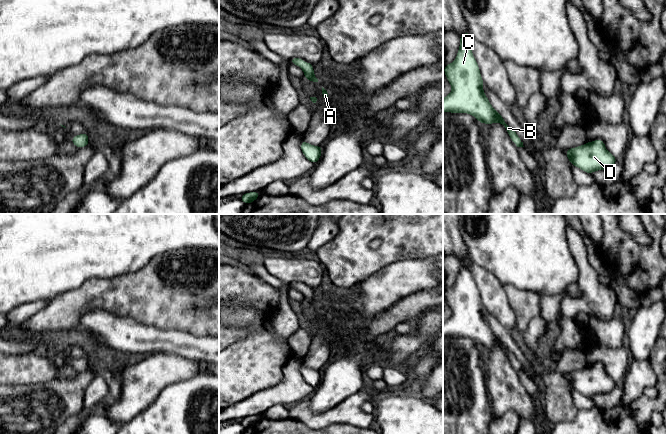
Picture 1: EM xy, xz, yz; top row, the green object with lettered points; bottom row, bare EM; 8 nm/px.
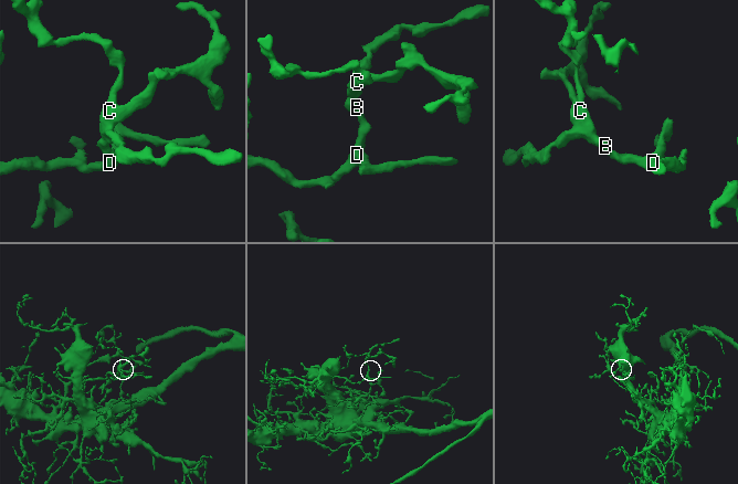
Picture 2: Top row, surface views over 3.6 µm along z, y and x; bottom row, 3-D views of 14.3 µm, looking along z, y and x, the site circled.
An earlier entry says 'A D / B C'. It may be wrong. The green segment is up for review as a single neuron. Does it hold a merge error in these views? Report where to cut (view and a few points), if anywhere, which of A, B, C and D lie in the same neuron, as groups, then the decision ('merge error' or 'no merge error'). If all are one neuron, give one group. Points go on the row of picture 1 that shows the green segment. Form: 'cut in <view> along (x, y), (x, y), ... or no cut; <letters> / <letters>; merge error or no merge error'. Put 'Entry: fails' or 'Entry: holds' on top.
Entry: fails
no cut; A B C D; no merge error

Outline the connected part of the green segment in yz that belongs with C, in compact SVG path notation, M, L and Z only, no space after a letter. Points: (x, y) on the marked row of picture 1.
M469 32L460 36L460 47L453 63L444 66L444 73L452 86L451 93L443 98L443 112L469 113L480 123L501 123L517 147L524 147L517 133L494 110L483 92L484 82L474 59Z

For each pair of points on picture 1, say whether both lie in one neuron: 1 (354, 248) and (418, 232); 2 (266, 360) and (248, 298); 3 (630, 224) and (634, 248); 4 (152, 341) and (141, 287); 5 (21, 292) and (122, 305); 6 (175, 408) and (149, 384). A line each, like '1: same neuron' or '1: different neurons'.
1: same neuron
2: different neurons
3: different neurons
4: different neurons
5: different neurons
6: different neurons

